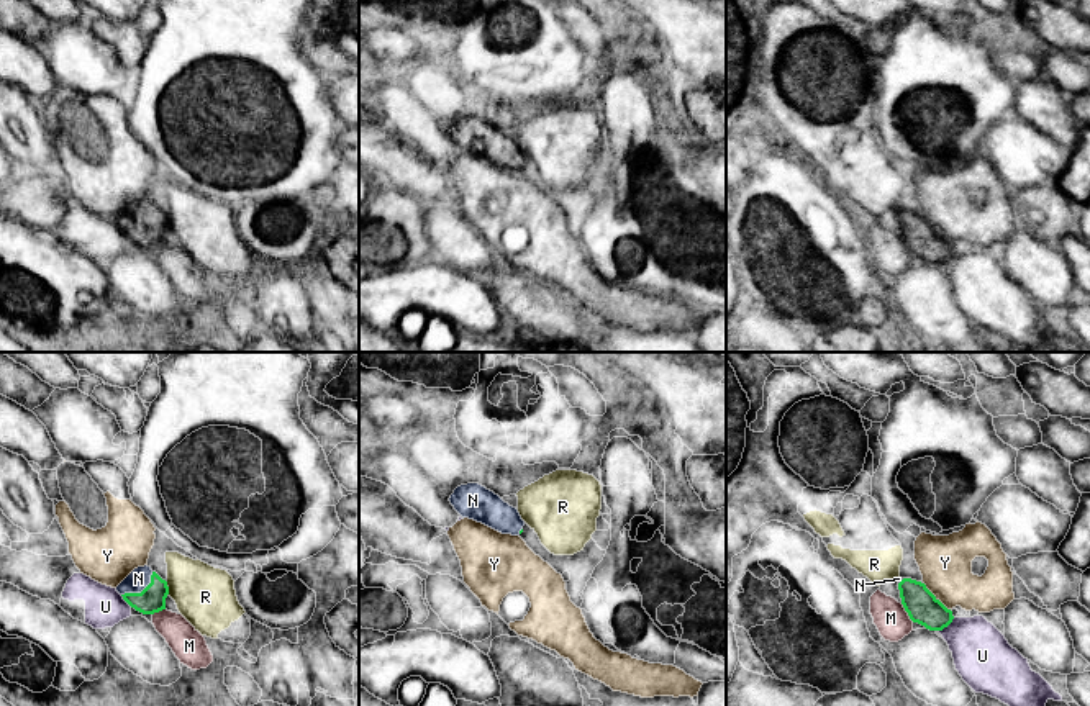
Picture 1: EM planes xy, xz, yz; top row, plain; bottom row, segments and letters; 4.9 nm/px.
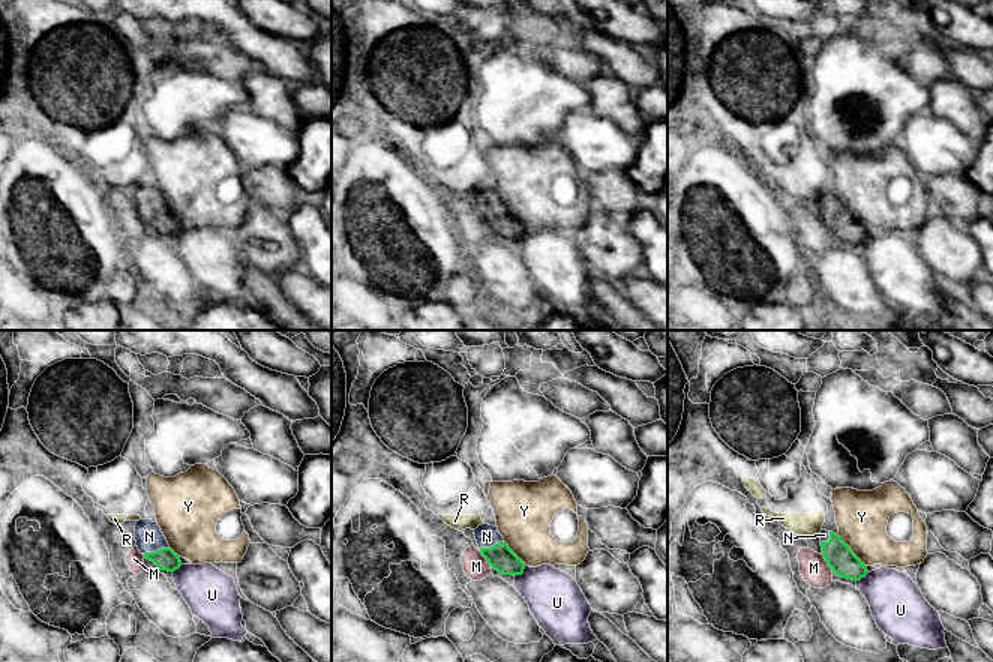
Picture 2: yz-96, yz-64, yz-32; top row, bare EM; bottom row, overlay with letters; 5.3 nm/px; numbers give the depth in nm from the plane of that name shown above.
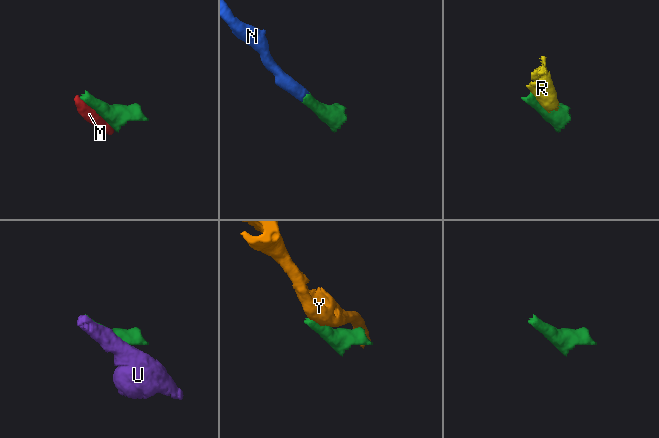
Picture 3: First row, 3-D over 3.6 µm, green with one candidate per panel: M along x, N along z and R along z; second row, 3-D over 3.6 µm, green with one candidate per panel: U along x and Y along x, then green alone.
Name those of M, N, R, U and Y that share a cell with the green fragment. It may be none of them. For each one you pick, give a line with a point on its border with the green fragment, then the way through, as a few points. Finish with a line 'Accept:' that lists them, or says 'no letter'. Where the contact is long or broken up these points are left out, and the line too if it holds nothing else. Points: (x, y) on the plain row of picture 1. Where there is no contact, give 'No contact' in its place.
N: Touches green at xy (141, 225). Path across: xy (151, 233), (141, 225), (138, 212)
Accept: N

